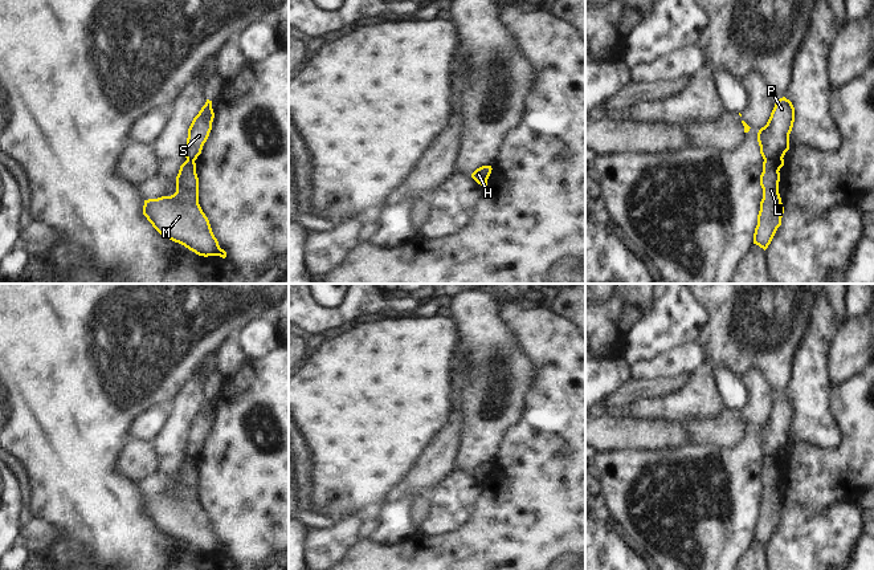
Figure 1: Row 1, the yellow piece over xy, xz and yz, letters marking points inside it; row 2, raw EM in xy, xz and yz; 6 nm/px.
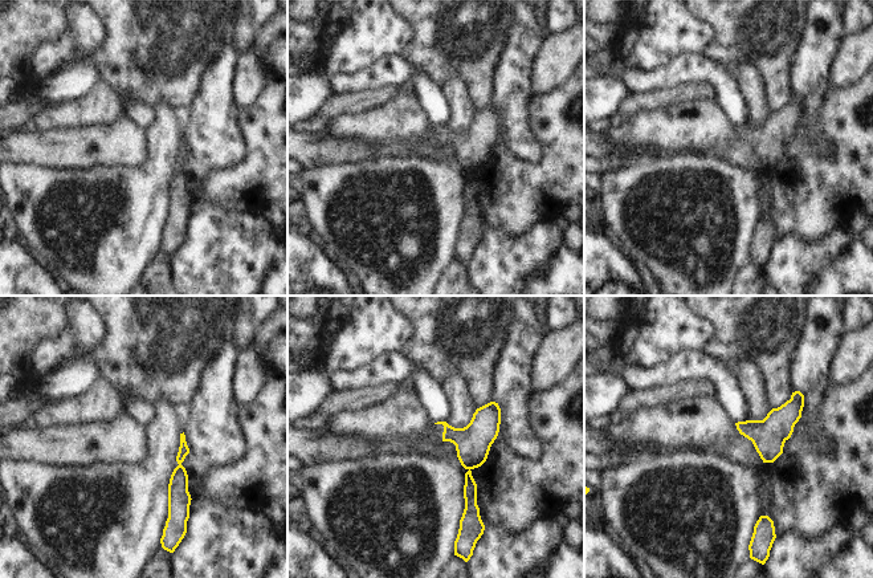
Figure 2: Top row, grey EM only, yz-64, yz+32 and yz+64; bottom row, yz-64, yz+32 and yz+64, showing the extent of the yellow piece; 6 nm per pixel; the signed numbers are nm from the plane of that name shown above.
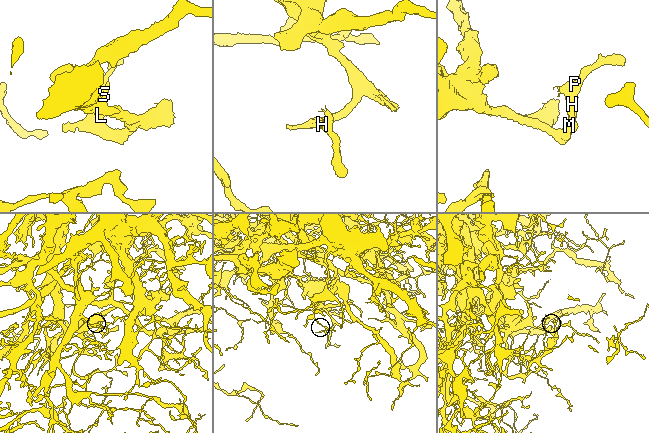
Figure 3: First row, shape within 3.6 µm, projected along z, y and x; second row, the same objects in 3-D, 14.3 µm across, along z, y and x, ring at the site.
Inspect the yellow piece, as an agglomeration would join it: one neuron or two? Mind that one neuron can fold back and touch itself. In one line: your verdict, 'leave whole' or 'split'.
split

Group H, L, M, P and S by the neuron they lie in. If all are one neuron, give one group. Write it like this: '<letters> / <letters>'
H L M / P S

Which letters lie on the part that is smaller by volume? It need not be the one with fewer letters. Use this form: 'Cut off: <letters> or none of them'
Cut off: P, S

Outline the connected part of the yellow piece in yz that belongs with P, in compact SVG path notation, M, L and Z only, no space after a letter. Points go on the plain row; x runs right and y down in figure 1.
M785 394L776 396L771 414L757 429L764 457L781 456L789 447L789 431L795 419L795 404Z

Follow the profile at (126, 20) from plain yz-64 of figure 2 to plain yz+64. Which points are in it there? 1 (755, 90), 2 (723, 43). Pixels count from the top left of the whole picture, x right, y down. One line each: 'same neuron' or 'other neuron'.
1: other neuron
2: same neuron

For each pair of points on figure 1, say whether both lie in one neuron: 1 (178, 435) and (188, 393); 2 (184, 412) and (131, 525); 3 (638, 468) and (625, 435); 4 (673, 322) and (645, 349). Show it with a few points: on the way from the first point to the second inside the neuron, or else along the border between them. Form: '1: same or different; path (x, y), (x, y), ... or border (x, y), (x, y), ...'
1: same; path (178, 424), (186, 403)
2: different; border (135, 483), (143, 497)
3: different; border (662, 447), (656, 450), (600, 451)
4: same; path (666, 328), (652, 342)

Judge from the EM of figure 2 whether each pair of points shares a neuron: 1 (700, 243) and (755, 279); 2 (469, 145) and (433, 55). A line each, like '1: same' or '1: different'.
1: different
2: different

